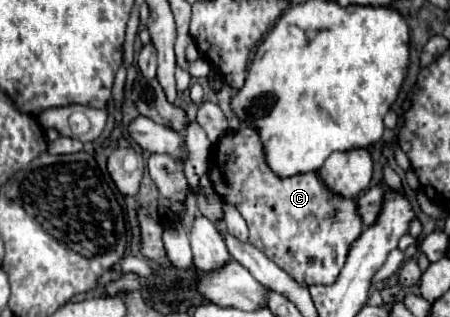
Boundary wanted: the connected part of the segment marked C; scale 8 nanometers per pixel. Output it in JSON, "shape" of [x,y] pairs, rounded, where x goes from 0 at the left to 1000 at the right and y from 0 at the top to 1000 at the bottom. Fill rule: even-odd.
{"shape":[[[536,388],[527,420],[504,420],[464,476],[464,558],[496,634],[527,653],[553,716],[553,767],[584,792],[660,893],[736,899],[771,811],[780,767],[807,729],[789,628],[731,609],[704,546],[620,565],[589,514],[567,407]],[[727,653],[776,653],[776,685],[753,685]]]}

